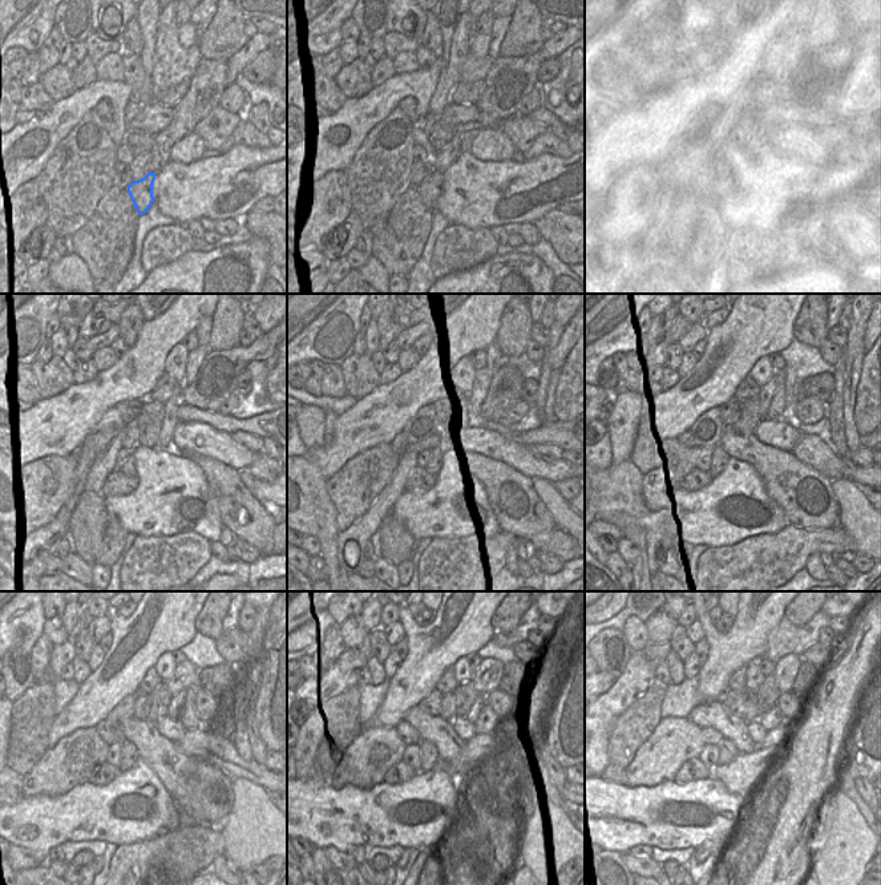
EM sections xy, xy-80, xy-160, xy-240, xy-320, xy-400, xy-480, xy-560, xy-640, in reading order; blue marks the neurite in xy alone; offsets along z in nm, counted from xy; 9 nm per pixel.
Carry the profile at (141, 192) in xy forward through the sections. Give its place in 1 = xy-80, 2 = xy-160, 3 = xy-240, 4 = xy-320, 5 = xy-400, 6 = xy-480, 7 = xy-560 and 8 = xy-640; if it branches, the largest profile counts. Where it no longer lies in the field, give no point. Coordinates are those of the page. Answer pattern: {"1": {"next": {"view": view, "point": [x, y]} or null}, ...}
{"1": {"next": {"view": "xy-80", "point": [429, 190]}}, "2": {"next": {"view": "xy-160", "point": [718, 189]}}, "3": {"next": {"view": "xy-240", "point": [117, 484]}}, "4": {"next": {"view": "xy-320", "point": [420, 480]}}, "5": {"next": {"view": "xy-400", "point": [719, 459]}}, "6": {"next": {"view": "xy-480", "point": [129, 755]}}, "7": {"next": {"view": "xy-560", "point": [428, 752]}}, "8": {"next": {"view": "xy-640", "point": [727, 751]}}}

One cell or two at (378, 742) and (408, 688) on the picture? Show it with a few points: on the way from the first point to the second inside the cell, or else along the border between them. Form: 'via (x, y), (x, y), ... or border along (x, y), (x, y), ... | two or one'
border along (393, 727), (370, 726), (362, 730) | two

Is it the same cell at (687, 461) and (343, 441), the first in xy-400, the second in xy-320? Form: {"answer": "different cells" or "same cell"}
{"answer": "different cells"}

